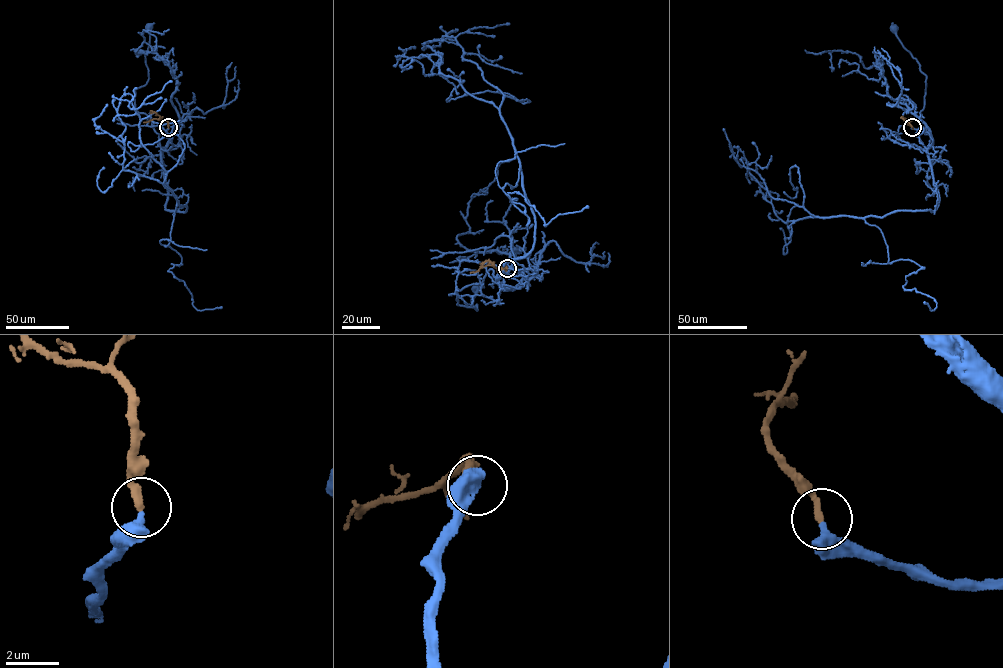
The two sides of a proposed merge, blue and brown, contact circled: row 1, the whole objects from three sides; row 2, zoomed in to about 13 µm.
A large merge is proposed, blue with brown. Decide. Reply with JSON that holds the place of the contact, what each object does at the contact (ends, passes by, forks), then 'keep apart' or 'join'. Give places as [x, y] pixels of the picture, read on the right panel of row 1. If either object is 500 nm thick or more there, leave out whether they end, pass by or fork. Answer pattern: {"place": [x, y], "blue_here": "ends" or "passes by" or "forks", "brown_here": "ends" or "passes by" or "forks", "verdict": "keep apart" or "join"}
{"place": [912, 127], "blue_here": "ends", "brown_here": "ends", "verdict": "join"}

